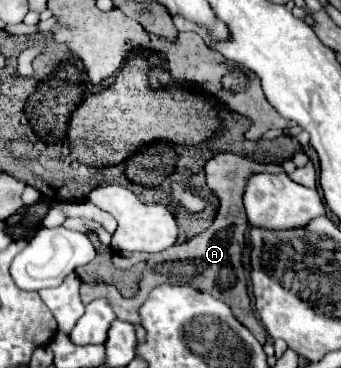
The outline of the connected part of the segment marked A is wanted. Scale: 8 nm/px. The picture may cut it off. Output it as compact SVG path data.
M230 152L218 154L206 164L206 182L214 190L214 194L220 198L220 208L218 208L214 224L204 234L194 236L188 242L174 244L168 250L162 250L156 254L144 254L142 262L146 262L146 274L140 282L140 292L130 300L114 298L114 302L124 302L124 320L126 322L140 324L138 310L154 286L164 284L164 282L190 284L196 290L208 292L214 298L230 304L238 322L242 322L258 338L260 344L266 342L266 330L252 312L252 304L250 304L250 296L248 296L248 280L246 280L244 266L242 266L242 252L248 244L248 240L246 240L248 220L246 220L244 204L242 204L242 194L244 194L248 176L258 174L258 172L274 172L276 174L276 172L284 172L284 168L278 164L258 164L250 158L230 154Z

